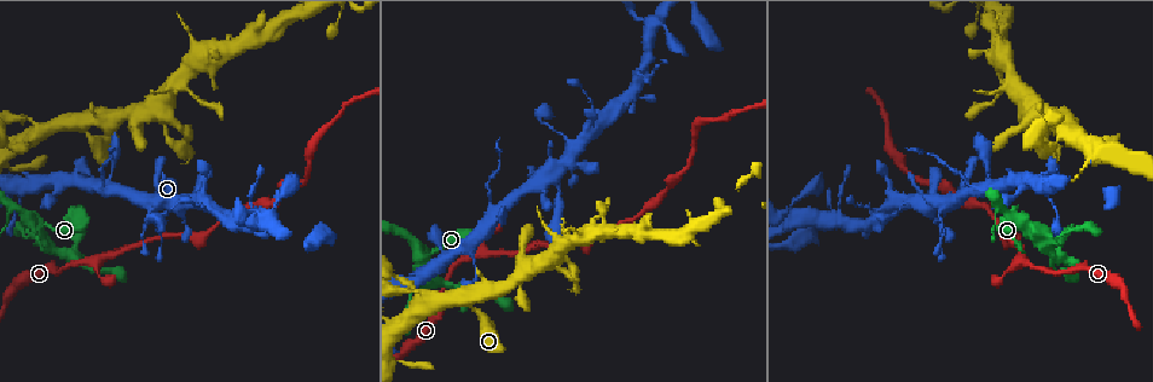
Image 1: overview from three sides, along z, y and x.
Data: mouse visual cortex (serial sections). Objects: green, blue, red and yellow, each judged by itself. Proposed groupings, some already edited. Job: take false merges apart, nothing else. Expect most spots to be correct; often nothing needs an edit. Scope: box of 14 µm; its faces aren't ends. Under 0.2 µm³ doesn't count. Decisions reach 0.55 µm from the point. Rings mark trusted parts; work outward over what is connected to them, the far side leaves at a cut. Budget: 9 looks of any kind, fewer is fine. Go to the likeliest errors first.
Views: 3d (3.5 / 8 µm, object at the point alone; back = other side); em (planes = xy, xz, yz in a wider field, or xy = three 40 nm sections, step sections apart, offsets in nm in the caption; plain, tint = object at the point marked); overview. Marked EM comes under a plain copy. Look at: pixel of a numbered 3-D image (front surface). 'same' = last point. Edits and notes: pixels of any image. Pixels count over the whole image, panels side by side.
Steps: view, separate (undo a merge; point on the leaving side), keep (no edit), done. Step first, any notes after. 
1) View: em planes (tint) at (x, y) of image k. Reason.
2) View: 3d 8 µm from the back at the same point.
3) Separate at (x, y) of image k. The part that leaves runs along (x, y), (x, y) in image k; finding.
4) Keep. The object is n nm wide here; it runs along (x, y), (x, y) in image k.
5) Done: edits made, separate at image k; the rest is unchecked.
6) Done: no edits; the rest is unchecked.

View: 3d 3.5 µm at (791, 216) of image 1. Arms part here.

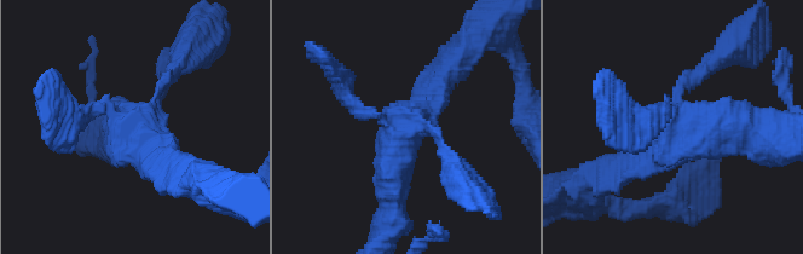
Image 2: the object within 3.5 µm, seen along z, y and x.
View: em planes (tint) at (136, 125) of image 2. Shape alone is not enough.

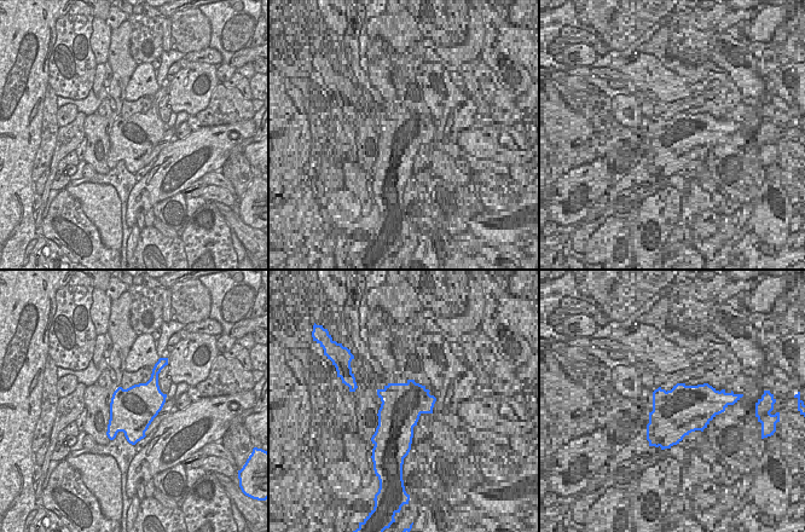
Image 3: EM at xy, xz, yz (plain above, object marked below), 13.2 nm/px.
Keep. One cell here.

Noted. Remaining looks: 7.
View: 3d 3.5 µm at (35, 222) of image 1.

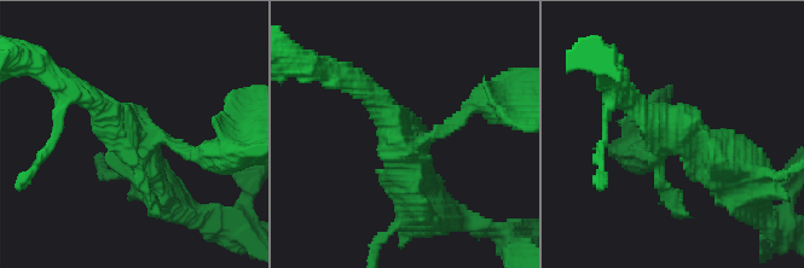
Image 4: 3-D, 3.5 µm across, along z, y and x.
View: em xy step 3 (tint) at (413, 149) of image 4.

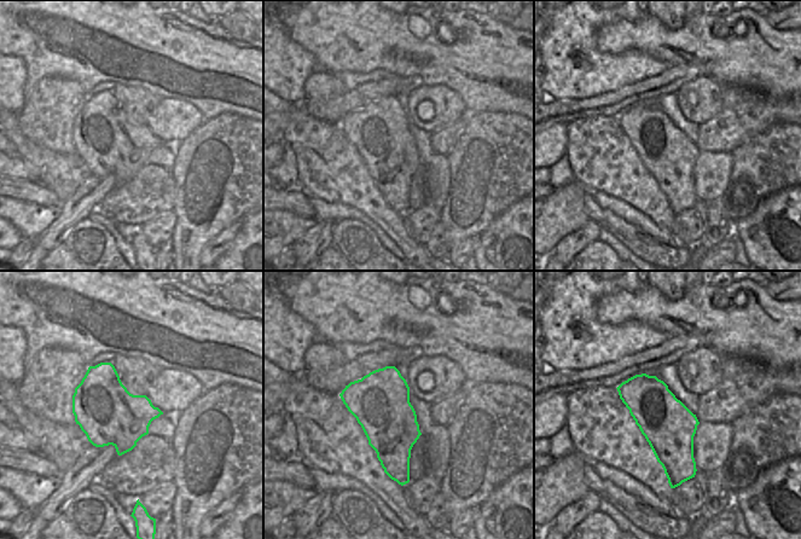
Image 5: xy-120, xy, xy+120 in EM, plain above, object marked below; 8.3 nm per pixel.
Keep. It runs along (475, 103), (409, 152), (431, 208) in image 4; one cell here.

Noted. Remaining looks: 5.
View: 3d 8 µm at (90, 135) of image 1. Thick turns thin.

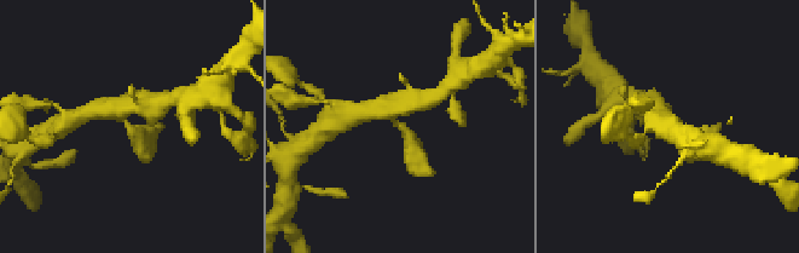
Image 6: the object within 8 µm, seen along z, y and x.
View: em xy step 3 (tint) at (403, 125) of image 6.

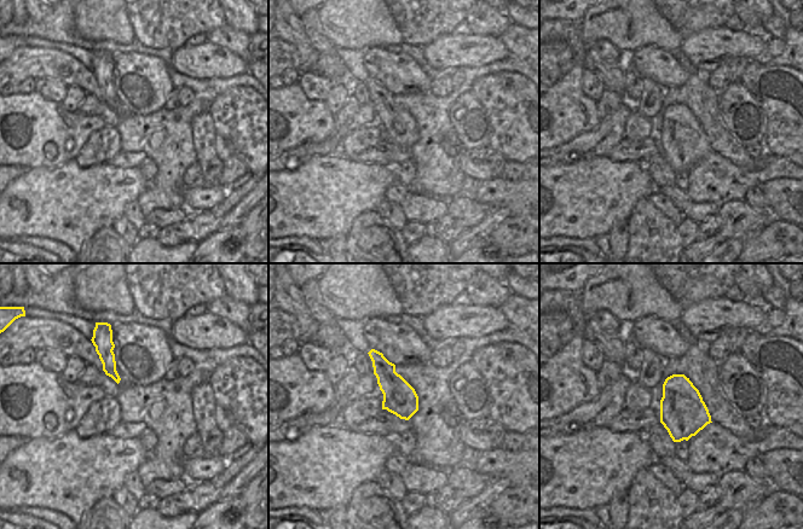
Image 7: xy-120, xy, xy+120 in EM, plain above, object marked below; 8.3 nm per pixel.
Keep. The object is 280 nm wide here; it runs along (699, 136), (679, 137), (652, 105) in image 6; continuous, no second cell.

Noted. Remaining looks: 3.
View: 3d 8 µm at (425, 296) of image 1. Small branch off a trunk.

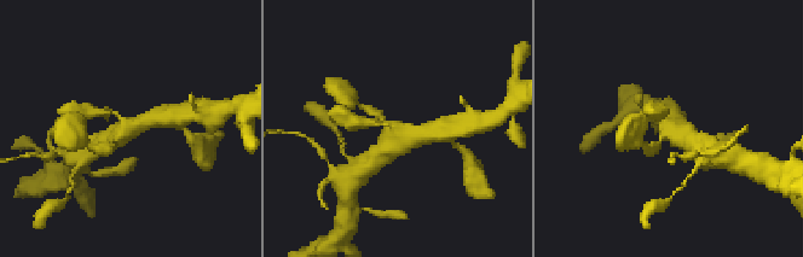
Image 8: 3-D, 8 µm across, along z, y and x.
View: 3d 3.5 µm at (666, 134) of image 8. Zoom in.

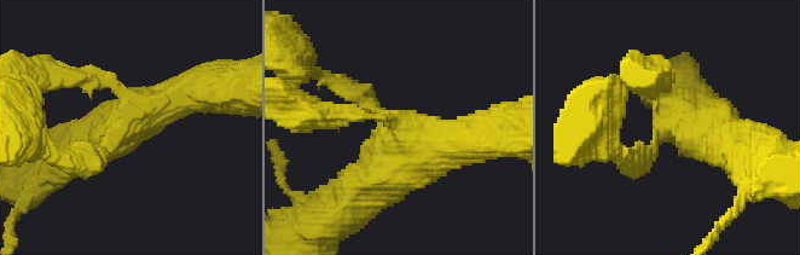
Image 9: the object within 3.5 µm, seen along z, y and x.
View: em planes (tint) at (401, 129) of image 9. 4 arms meet here; the arms are 150, 150, 500, 600 nm wide.

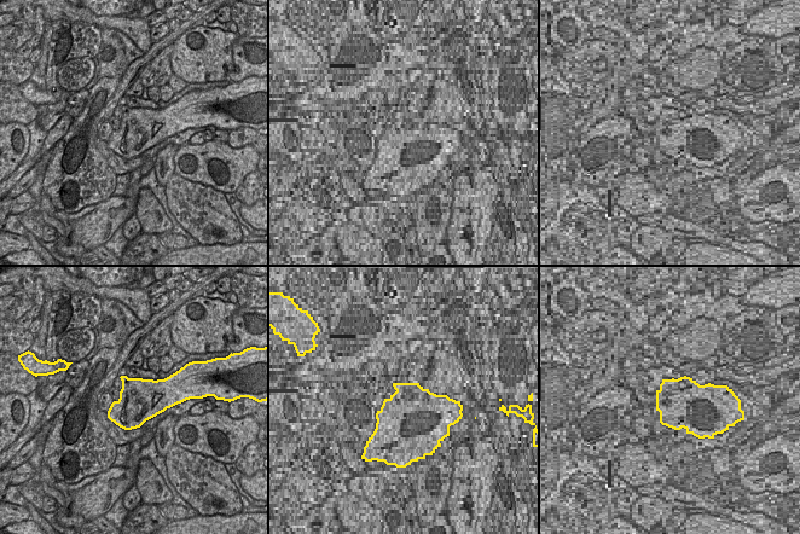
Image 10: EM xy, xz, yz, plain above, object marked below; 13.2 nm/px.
Keep. It runs along (481, 137), (410, 149), (354, 198) in image 9; continuous, no second cell.

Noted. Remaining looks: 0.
Done: no edits; the rest is unchecked.

